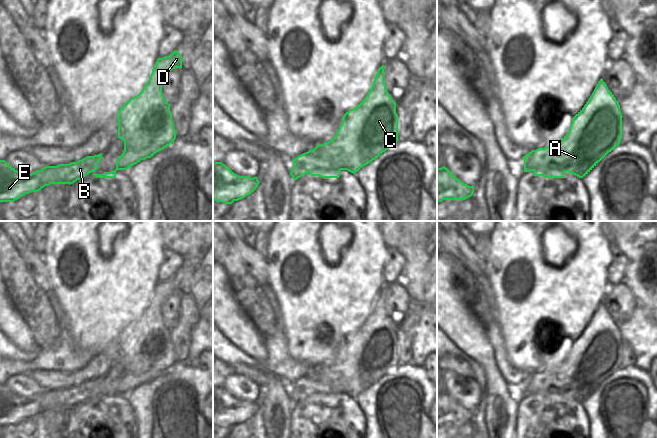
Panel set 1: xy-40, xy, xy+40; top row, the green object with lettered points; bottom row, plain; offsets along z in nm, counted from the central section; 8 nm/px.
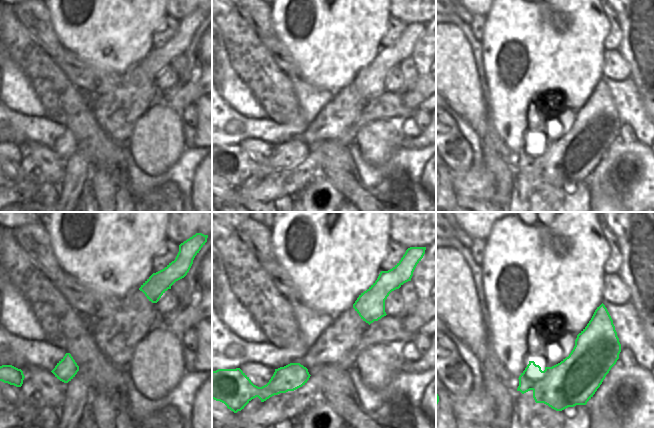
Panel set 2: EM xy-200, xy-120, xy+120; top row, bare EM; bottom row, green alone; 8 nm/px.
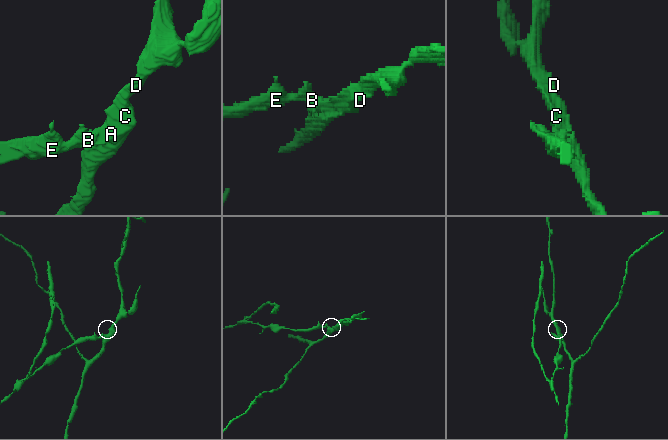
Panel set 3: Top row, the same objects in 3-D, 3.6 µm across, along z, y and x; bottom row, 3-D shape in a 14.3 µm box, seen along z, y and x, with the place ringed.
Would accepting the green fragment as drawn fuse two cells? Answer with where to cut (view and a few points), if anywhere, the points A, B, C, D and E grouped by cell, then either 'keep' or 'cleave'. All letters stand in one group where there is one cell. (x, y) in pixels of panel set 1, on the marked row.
xy (308, 151), (311, 155), (331, 155), (338, 166) | A C D / B E | cleave

